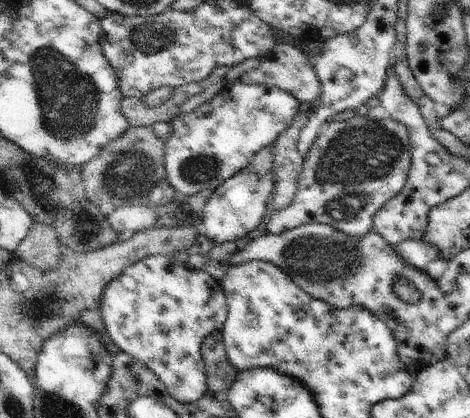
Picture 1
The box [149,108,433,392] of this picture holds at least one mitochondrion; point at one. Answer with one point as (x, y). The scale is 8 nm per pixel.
(360, 156)

